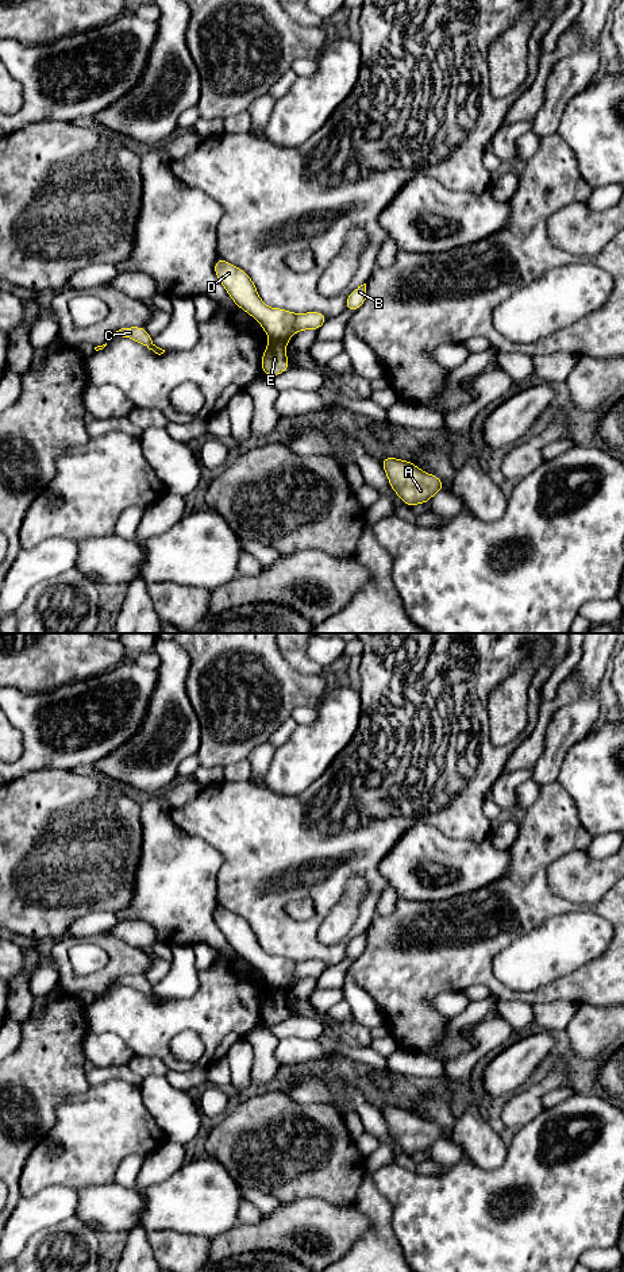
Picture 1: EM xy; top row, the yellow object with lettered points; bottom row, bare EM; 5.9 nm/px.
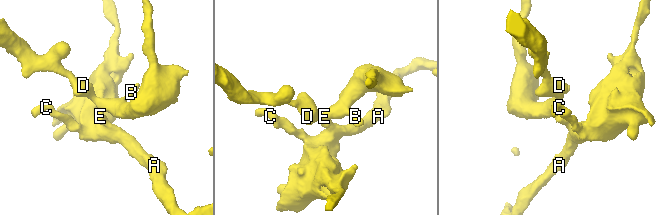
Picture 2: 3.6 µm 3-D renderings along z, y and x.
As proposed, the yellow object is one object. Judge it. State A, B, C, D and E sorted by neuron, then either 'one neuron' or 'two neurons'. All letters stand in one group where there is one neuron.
A C E / B D; two neurons

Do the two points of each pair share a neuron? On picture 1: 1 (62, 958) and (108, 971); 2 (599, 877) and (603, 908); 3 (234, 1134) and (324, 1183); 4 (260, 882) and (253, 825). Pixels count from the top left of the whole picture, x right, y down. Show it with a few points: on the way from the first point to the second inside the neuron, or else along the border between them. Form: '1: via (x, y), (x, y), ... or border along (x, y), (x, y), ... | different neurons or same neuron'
1: via (65, 971), (76, 982), (95, 982) | same neuron
2: border along (609, 889), (594, 904), (570, 902) | different neurons
3: via (257, 1141), (272, 1143), (293, 1152), (301, 1160) | same neuron
4: via (260, 868), (260, 839) | same neuron

